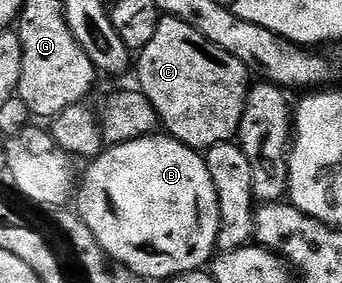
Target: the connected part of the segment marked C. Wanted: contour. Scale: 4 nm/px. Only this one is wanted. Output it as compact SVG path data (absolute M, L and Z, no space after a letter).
M162 16L155 35L135 61L140 92L155 107L168 136L198 151L233 141L241 128L245 100L251 88L249 69L235 55L215 47L195 27Z

